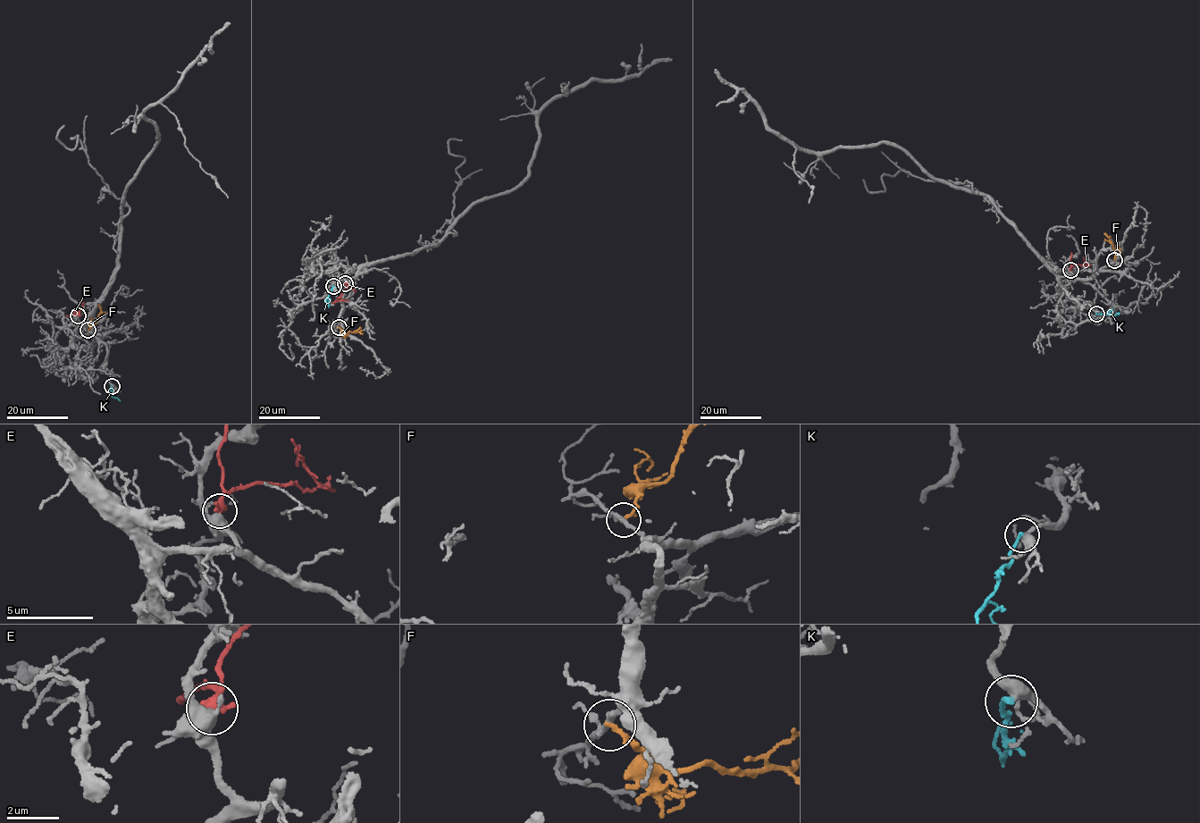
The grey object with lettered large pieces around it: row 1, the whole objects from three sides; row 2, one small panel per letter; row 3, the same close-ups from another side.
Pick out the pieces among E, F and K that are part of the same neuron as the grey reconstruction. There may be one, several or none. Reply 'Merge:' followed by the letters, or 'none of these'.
Merge: K

